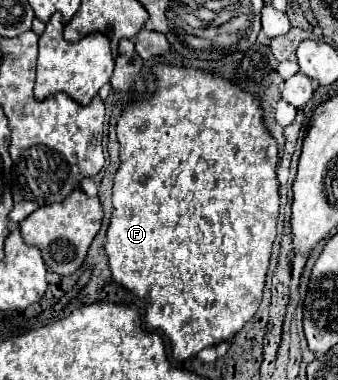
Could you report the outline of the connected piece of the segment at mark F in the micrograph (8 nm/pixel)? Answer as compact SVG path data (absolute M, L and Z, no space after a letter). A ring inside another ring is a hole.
M160 63L152 67L152 73L156 77L156 91L152 97L140 99L130 103L120 119L118 119L118 141L120 141L120 167L114 175L114 187L112 187L112 219L106 233L106 253L110 259L112 277L122 287L134 291L138 299L144 301L146 313L144 323L148 329L160 329L168 339L172 341L174 359L184 361L194 357L198 351L202 351L208 345L218 345L220 341L228 341L234 337L248 319L256 313L260 301L262 301L262 289L266 281L266 271L270 265L272 255L272 243L276 239L276 221L278 221L278 179L276 179L276 163L278 163L278 145L274 137L268 133L262 121L262 107L260 101L246 91L242 91L238 85L232 85L218 73L206 73L192 67L182 65L170 65Z

